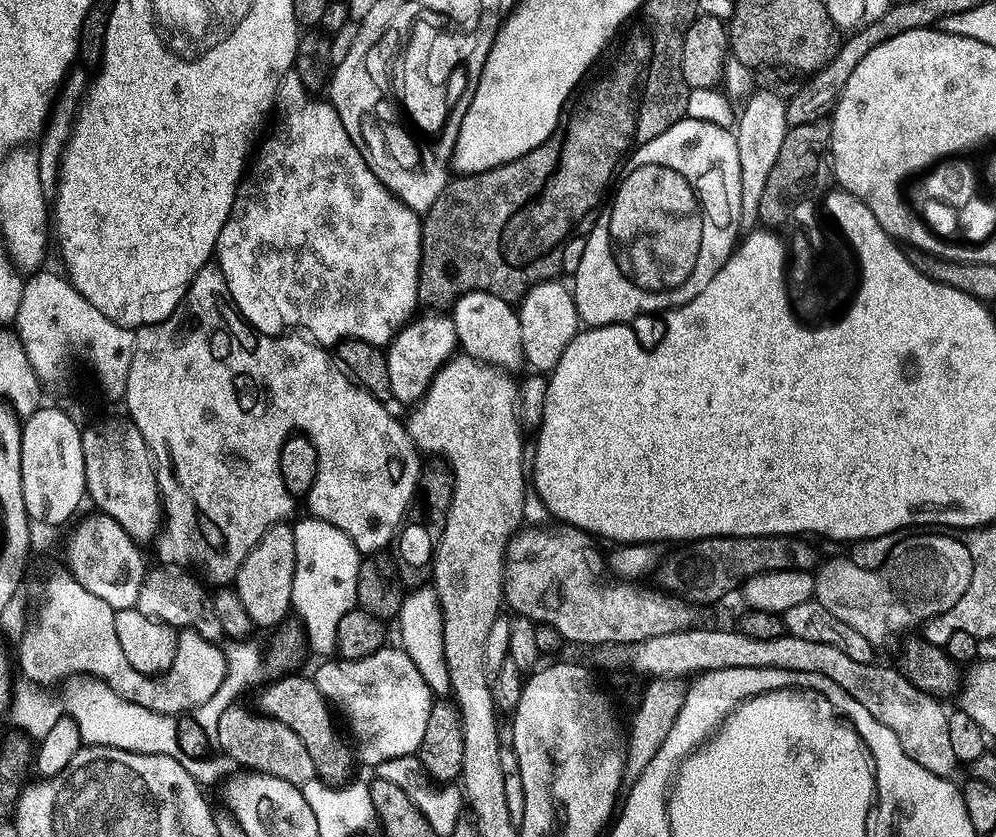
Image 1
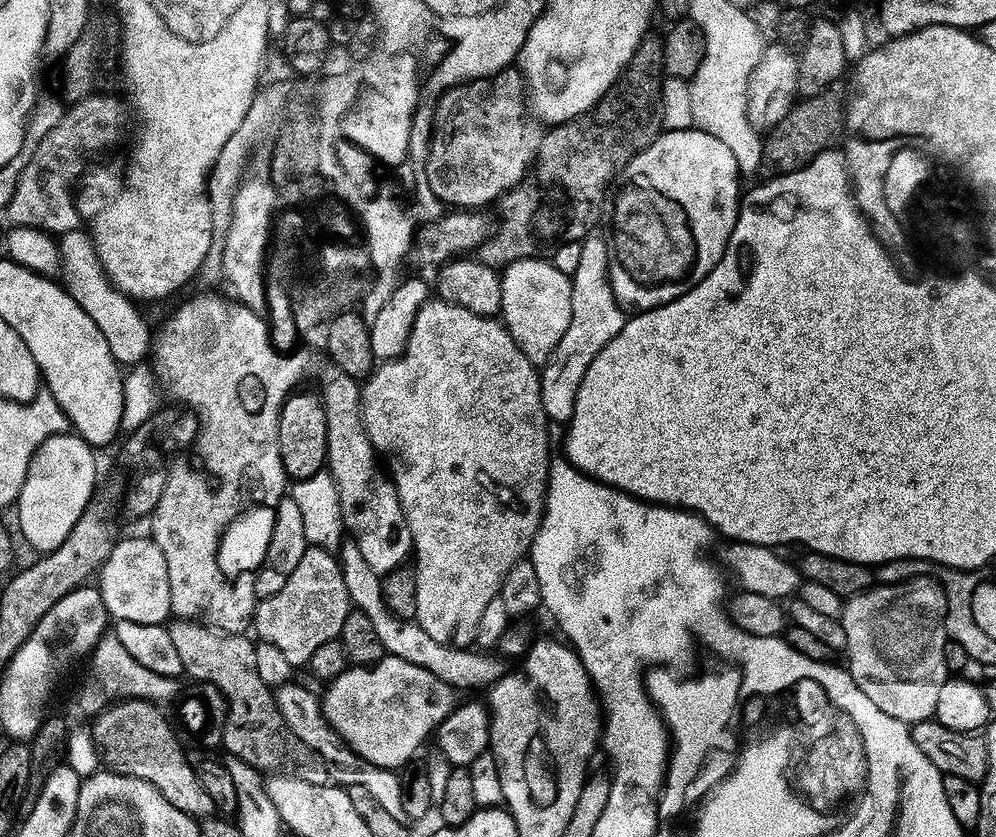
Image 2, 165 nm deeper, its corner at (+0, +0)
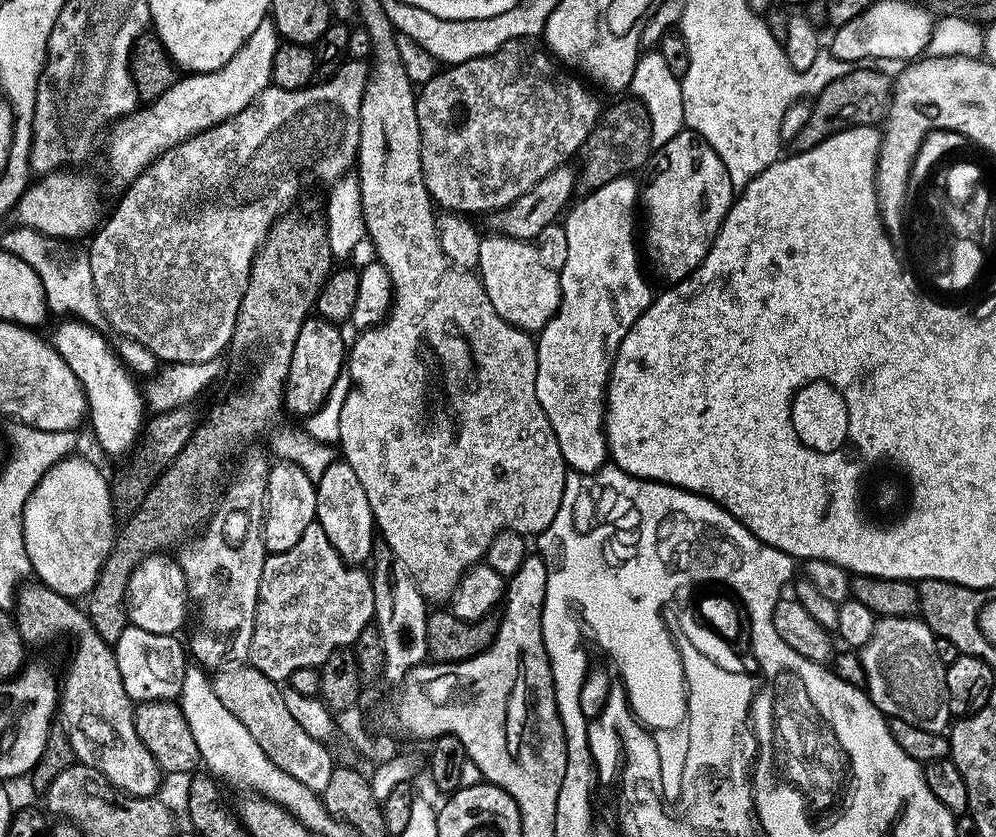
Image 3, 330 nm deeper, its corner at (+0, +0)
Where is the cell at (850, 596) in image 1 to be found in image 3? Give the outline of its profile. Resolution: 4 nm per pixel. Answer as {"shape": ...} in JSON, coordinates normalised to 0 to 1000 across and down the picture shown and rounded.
{"shape":[[[885,736],[861,783],[868,802],[867,822],[870,830],[889,857],[914,863],[914,867],[923,867],[925,872],[948,875],[957,853],[950,824],[952,799],[942,791],[942,781],[938,778],[940,762],[934,748],[925,738]]]}

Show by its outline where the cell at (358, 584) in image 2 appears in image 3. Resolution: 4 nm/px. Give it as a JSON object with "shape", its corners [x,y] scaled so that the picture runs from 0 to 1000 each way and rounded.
{"shape":[[[336,550],[318,570],[317,577],[317,625],[323,628],[327,643],[335,652],[340,664],[354,676],[364,675],[374,663],[378,644],[377,621],[371,602],[367,596],[367,588],[349,553]]]}

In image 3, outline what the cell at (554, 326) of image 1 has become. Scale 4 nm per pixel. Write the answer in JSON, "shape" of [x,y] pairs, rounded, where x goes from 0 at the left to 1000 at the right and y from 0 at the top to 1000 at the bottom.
{"shape":[[[490,280],[483,286],[480,299],[478,320],[484,342],[488,346],[488,356],[492,356],[492,366],[496,366],[499,375],[508,385],[515,387],[531,399],[541,398],[543,392],[552,385],[552,380],[562,364],[562,332],[557,324],[554,325],[546,317],[546,311],[534,297],[535,293],[529,287],[517,287],[506,281]]]}

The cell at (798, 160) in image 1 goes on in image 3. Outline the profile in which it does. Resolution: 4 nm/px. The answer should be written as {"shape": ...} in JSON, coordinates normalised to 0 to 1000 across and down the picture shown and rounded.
{"shape":[[[859,79],[845,93],[833,98],[823,109],[822,115],[814,121],[815,130],[809,151],[801,157],[797,168],[798,176],[804,182],[821,174],[838,158],[850,153],[859,153],[863,148],[883,149],[892,137],[892,123],[896,121],[898,104],[897,92],[883,86],[880,79]]]}

